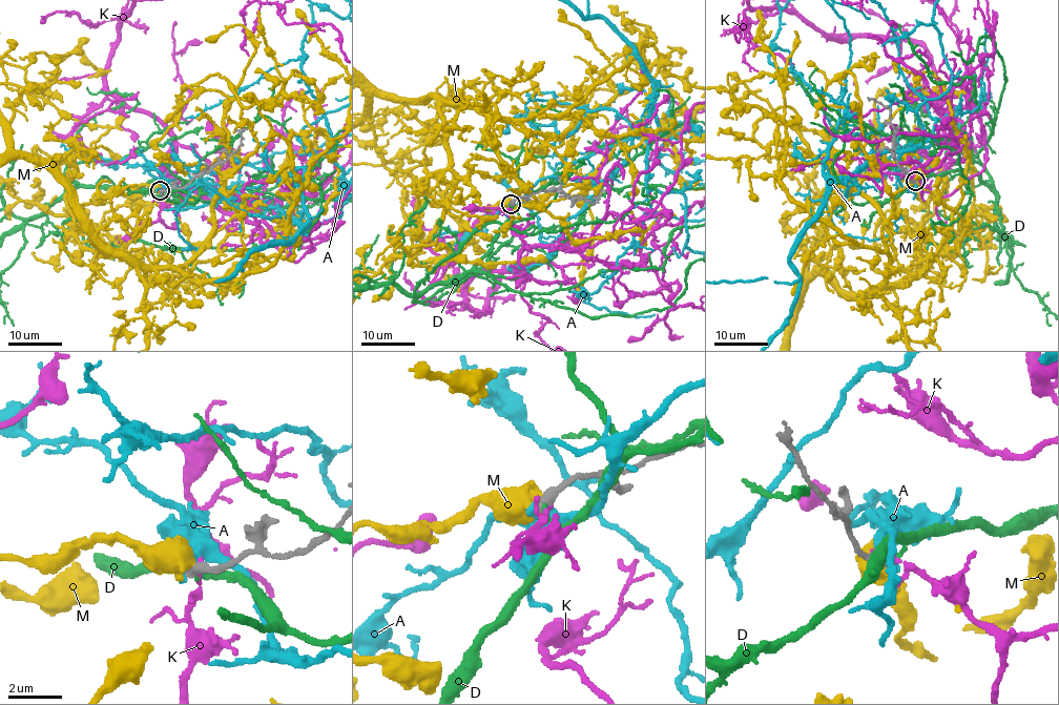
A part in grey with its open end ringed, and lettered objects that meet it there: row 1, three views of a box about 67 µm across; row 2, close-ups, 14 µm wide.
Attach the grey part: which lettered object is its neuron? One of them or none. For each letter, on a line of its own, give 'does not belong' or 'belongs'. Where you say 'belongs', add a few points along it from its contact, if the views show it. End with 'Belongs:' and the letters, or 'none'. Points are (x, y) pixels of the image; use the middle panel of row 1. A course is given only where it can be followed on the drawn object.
A: does not belong
D: does not belong
K: does not belong
M: does not belong
Belongs: none

